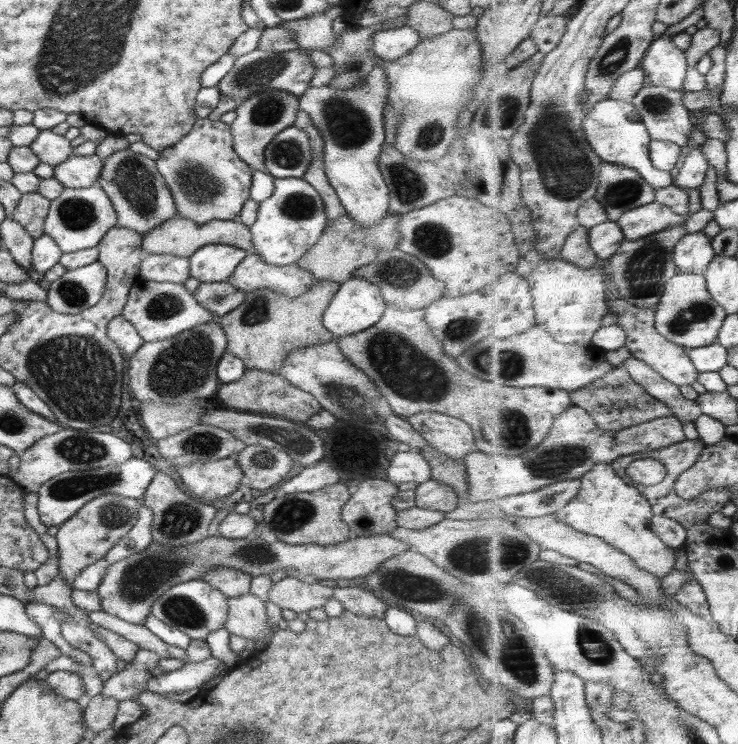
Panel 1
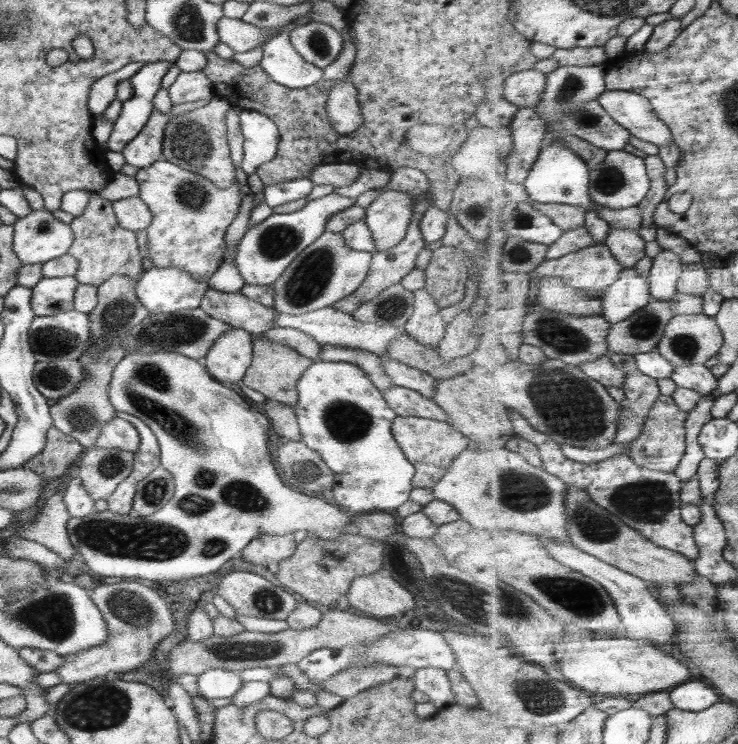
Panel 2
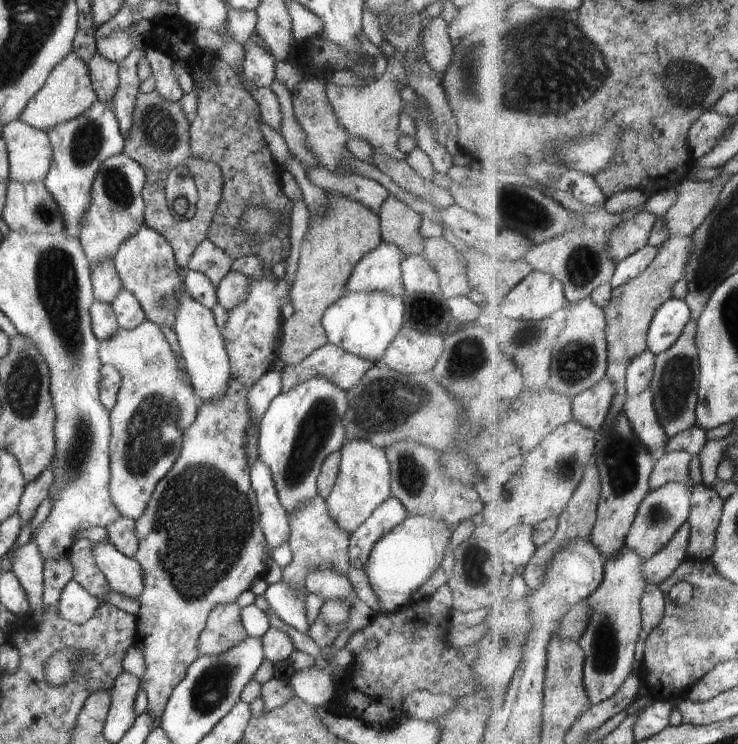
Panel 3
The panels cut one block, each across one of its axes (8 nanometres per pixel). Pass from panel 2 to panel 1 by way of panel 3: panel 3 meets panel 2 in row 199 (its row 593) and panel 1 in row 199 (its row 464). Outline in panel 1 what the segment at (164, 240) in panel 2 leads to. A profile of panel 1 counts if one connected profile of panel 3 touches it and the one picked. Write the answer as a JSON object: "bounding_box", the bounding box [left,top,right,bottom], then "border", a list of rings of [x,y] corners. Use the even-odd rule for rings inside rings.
{"bounding_box":[155,117,252,224],"border":[[[208,117],[197,118],[186,136],[159,152],[155,164],[158,173],[162,175],[172,193],[172,199],[178,211],[177,216],[193,220],[197,224],[205,224],[214,219],[236,219],[244,204],[251,198],[252,169],[240,160],[233,149],[231,125],[220,120],[210,120]]]}

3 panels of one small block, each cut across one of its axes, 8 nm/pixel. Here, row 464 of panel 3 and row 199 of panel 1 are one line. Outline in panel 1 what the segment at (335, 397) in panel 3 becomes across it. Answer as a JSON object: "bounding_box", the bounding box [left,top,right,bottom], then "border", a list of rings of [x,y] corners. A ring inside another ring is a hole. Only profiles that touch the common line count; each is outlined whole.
{"bounding_box":[250,178,327,265],"border":[[[304,178],[275,179],[272,195],[259,204],[256,222],[250,227],[254,252],[268,264],[294,265],[318,243],[327,225],[324,202],[310,183]]]}

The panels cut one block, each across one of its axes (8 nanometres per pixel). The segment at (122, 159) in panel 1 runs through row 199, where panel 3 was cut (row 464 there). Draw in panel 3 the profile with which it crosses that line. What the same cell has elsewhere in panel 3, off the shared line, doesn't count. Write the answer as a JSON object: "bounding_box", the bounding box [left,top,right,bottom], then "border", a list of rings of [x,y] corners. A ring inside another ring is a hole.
{"bounding_box":[98,319,199,521],"border":[[[147,319],[143,324],[140,324],[140,327],[136,329],[122,329],[118,328],[117,333],[114,336],[110,336],[107,340],[100,341],[98,346],[98,357],[99,362],[102,365],[109,365],[113,368],[116,368],[117,372],[120,372],[122,381],[121,388],[117,393],[117,402],[112,411],[109,412],[109,422],[110,422],[110,431],[111,436],[109,439],[109,496],[111,502],[114,504],[116,511],[125,518],[136,521],[140,519],[140,516],[146,511],[146,506],[148,506],[150,498],[154,493],[156,484],[164,477],[168,475],[168,472],[172,469],[174,462],[177,460],[178,452],[180,451],[180,442],[181,442],[181,432],[187,428],[188,425],[196,419],[197,409],[199,408],[198,399],[194,390],[189,382],[189,377],[185,372],[183,362],[180,363],[175,355],[172,353],[171,347],[167,344],[167,341],[164,339],[164,336],[159,331],[158,326],[154,323],[150,323]]]}

